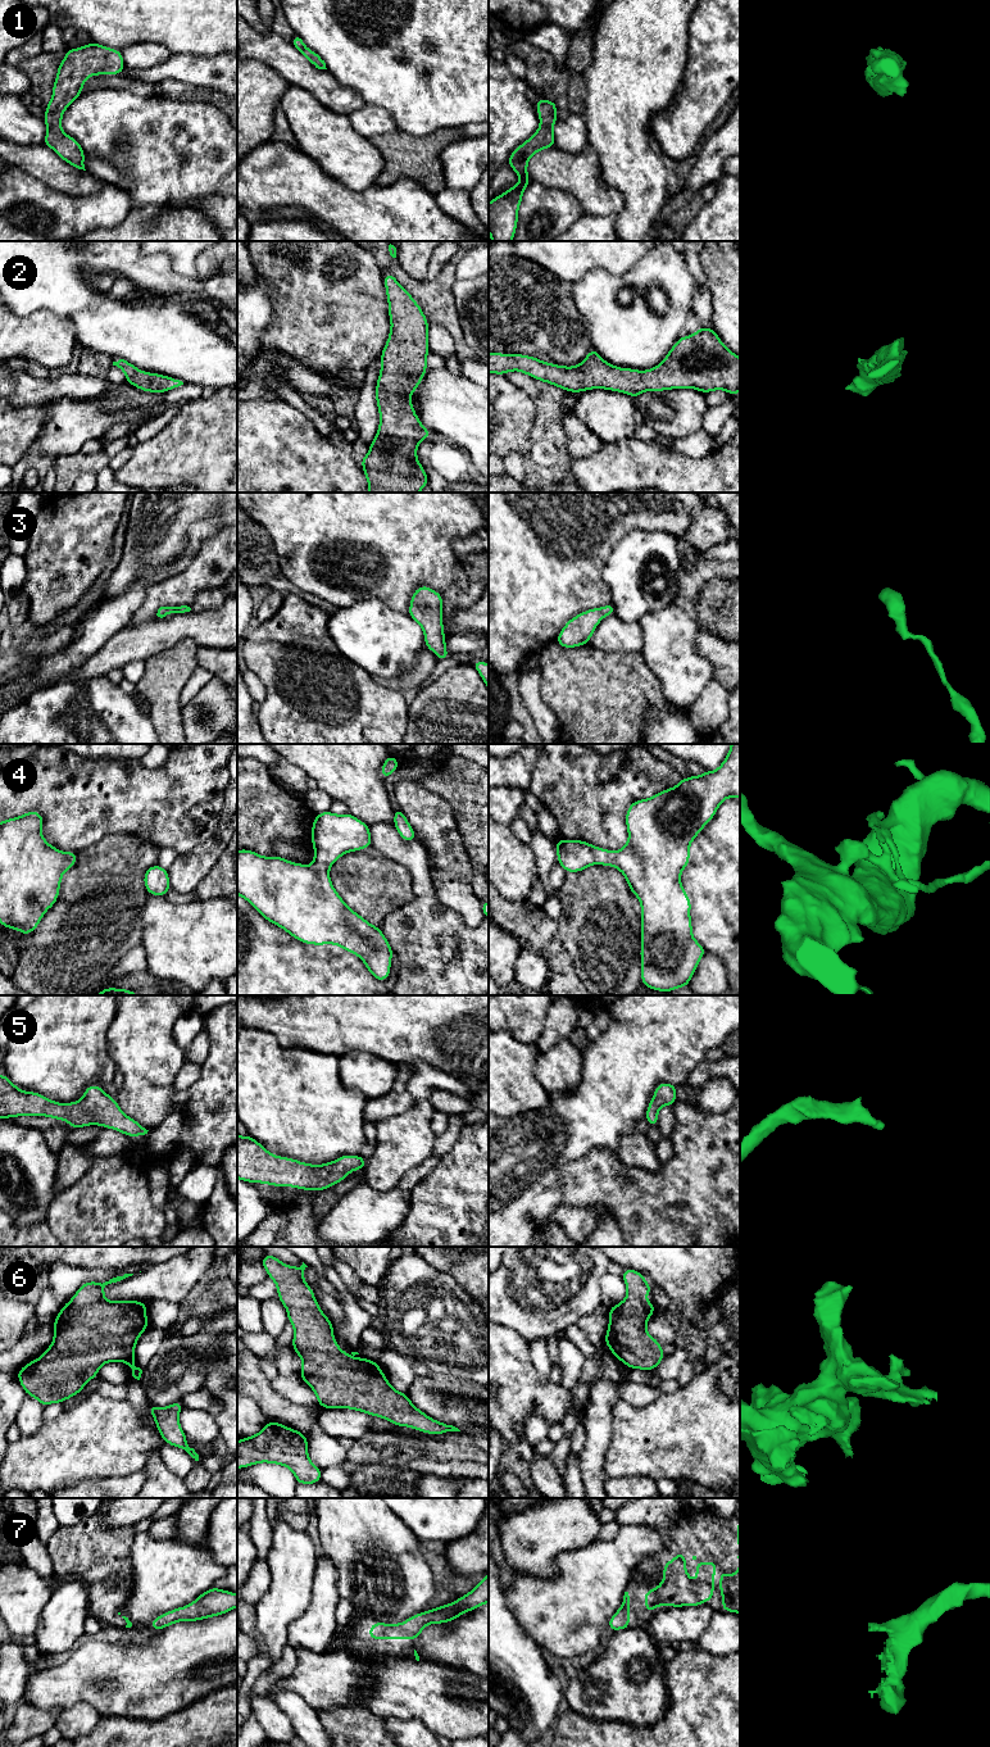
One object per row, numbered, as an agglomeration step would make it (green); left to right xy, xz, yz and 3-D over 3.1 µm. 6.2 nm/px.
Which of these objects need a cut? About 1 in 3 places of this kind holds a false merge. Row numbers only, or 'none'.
none

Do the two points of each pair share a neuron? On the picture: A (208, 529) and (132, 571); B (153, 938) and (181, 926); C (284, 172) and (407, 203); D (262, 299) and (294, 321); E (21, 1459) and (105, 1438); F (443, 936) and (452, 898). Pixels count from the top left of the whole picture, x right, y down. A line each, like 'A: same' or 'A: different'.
A: different
B: same
C: same
D: different
E: same
F: different

